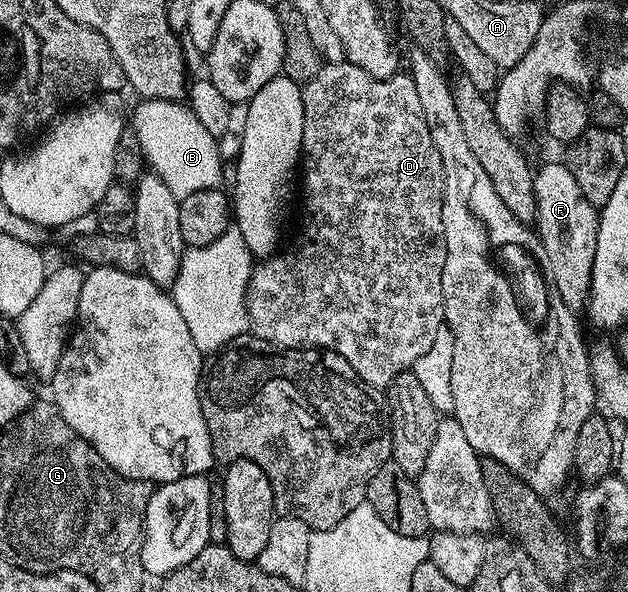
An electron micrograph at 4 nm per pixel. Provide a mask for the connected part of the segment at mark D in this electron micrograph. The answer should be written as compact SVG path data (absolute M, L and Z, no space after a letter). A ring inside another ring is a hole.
M345 60L326 62L320 68L320 72L316 72L316 76L312 76L312 80L302 86L302 99L304 100L304 136L302 137L302 161L300 163L300 194L302 190L302 206L306 209L302 214L302 235L299 236L294 250L288 251L287 254L282 254L283 252L275 253L273 256L259 261L251 269L250 283L246 289L246 311L250 317L252 333L255 338L263 338L265 342L271 342L275 348L317 348L319 350L328 350L331 354L341 359L350 369L355 370L369 386L386 388L394 381L396 375L407 373L413 367L414 362L420 360L420 356L424 356L424 352L428 352L428 348L432 348L432 340L436 340L436 332L440 332L440 328L444 325L446 305L444 304L444 292L442 291L442 277L444 276L446 245L444 244L442 201L444 200L445 190L440 153L436 152L436 147L432 144L432 138L429 136L428 126L424 120L424 112L421 111L419 97L416 94L416 86L409 73L399 72L393 74L390 78L373 78L372 76L368 76L368 72L364 72L364 68L360 68L351 62Z

